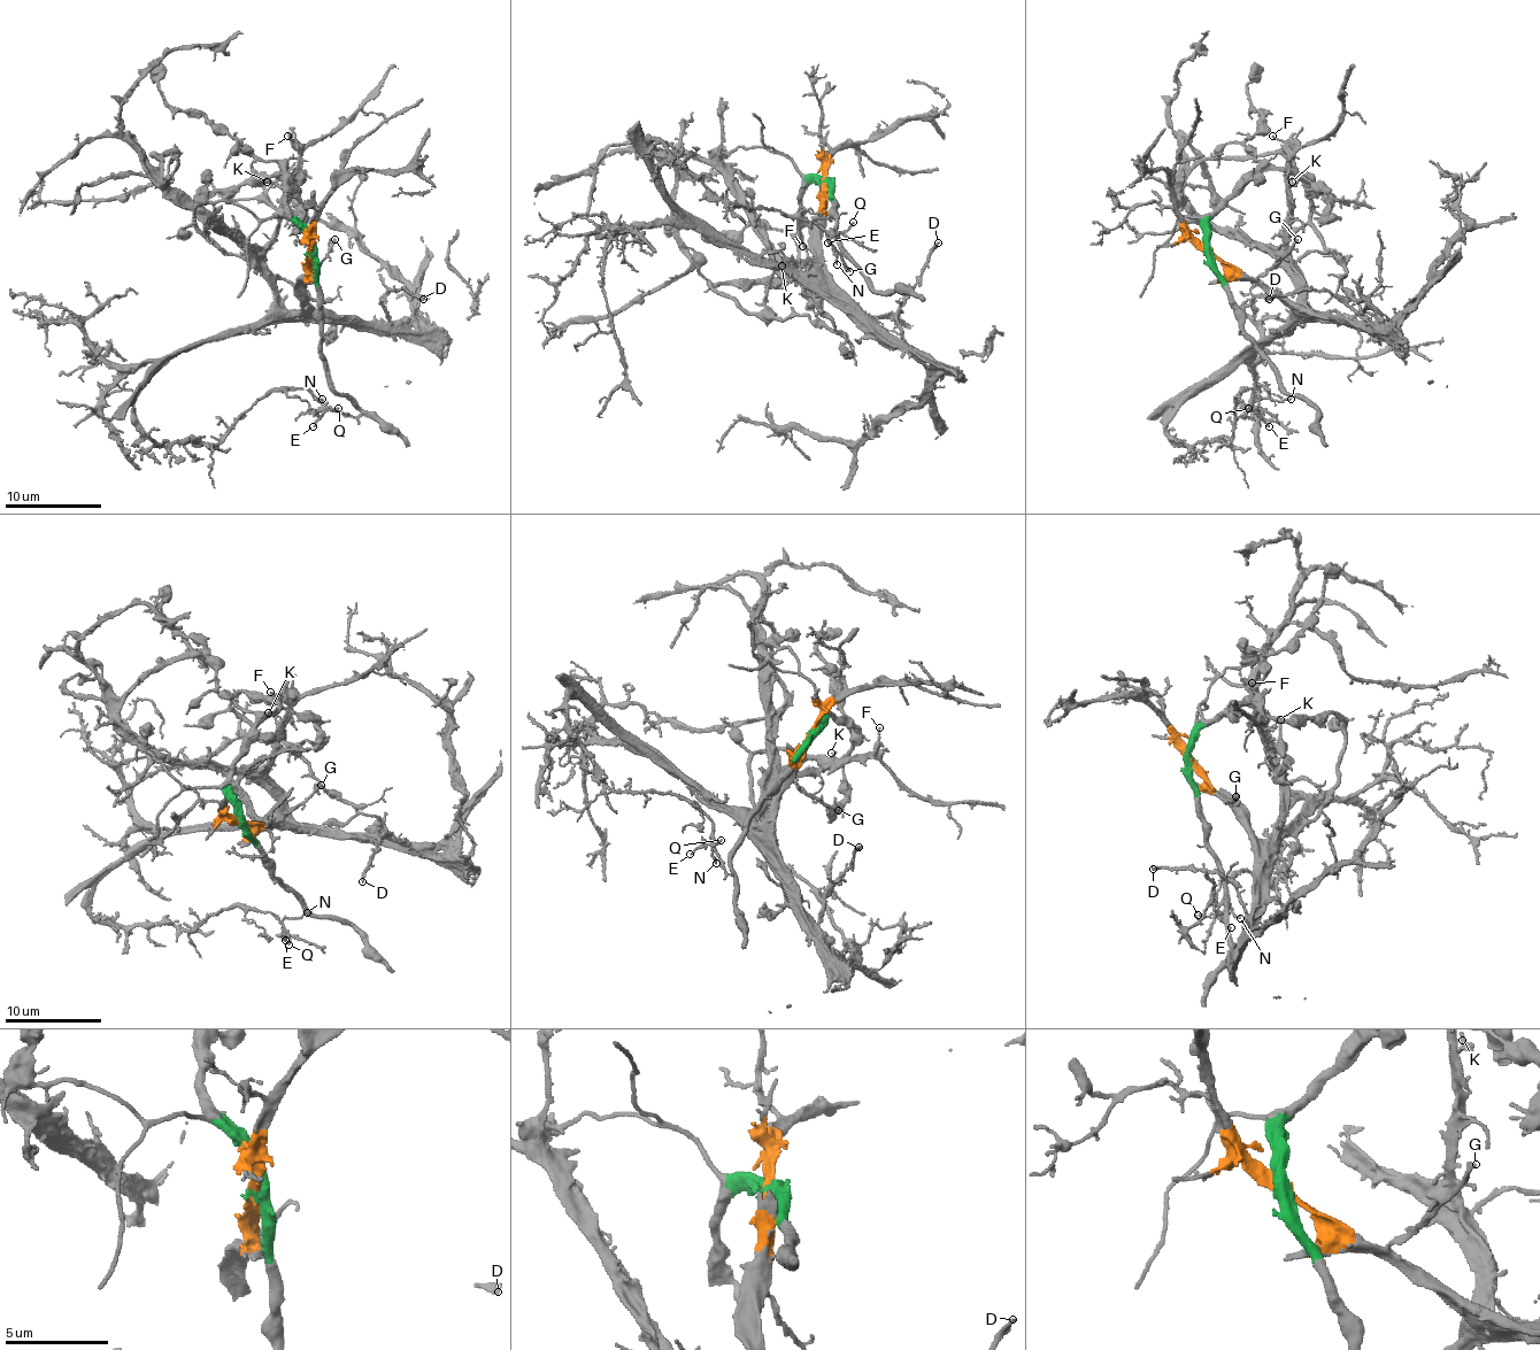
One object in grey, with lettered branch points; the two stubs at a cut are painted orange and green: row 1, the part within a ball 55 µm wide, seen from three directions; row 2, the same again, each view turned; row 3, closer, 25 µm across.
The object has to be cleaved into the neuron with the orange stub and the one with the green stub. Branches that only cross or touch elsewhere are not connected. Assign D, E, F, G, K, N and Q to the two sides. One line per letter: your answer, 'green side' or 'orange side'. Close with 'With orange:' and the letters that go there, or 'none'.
D: orange side
E: orange side
F: orange side
G: orange side
K: orange side
N: orange side
Q: orange side
With orange: D, E, F, G, K, N, Q

